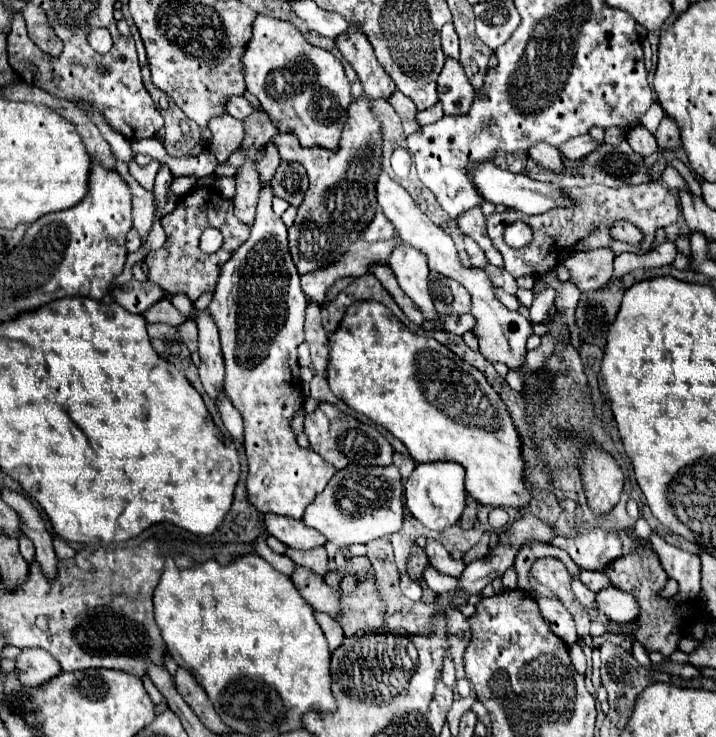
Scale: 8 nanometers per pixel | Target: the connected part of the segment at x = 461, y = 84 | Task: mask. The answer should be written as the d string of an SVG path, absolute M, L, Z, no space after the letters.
M446 58L438 76L438 98L444 106L444 114L466 114L472 104L474 88L468 84L464 66L454 58Z

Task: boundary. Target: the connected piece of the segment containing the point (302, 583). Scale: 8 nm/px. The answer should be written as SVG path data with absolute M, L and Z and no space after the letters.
M300 564L294 566L294 572L290 574L292 584L302 594L302 598L316 610L326 612L328 616L336 618L340 612L340 594L332 590L324 578L310 568L304 568Z

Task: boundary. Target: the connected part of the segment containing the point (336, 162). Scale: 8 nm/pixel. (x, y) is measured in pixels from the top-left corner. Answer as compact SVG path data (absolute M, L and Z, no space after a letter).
M354 100L348 108L348 122L342 132L340 148L336 152L324 148L302 148L298 138L292 134L276 134L274 144L288 162L300 162L310 180L310 188L304 202L298 206L294 224L288 228L290 254L300 274L326 268L336 262L352 242L360 238L366 226L374 218L376 192L374 184L382 162L382 136L380 124L370 112L370 104Z

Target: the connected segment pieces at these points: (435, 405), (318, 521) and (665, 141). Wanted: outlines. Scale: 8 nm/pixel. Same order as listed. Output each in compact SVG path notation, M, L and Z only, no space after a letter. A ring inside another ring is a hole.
M354 302L338 330L330 340L328 376L334 396L344 400L358 414L368 416L372 422L384 426L394 438L398 438L410 452L416 464L424 462L458 462L466 468L466 492L480 504L494 508L524 508L530 502L530 494L522 482L522 458L520 442L512 426L506 406L492 390L480 370L466 364L454 352L434 338L412 334L400 324L394 314L378 302Z
M348 466L336 472L324 492L318 494L316 500L306 508L304 524L324 534L324 548L330 556L334 556L338 550L344 550L352 544L368 544L370 540L398 532L402 526L402 516L404 484L396 466ZM344 484L350 484L350 510L344 510L340 504L340 492L344 490Z
M664 116L658 130L656 130L656 140L660 148L670 148L676 150L680 146L680 128L676 120L670 120L670 116Z

